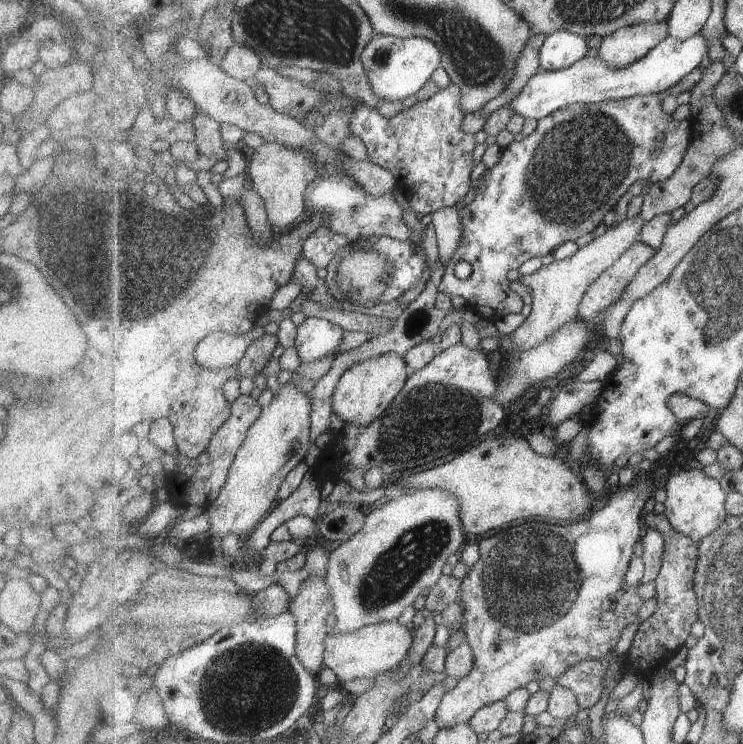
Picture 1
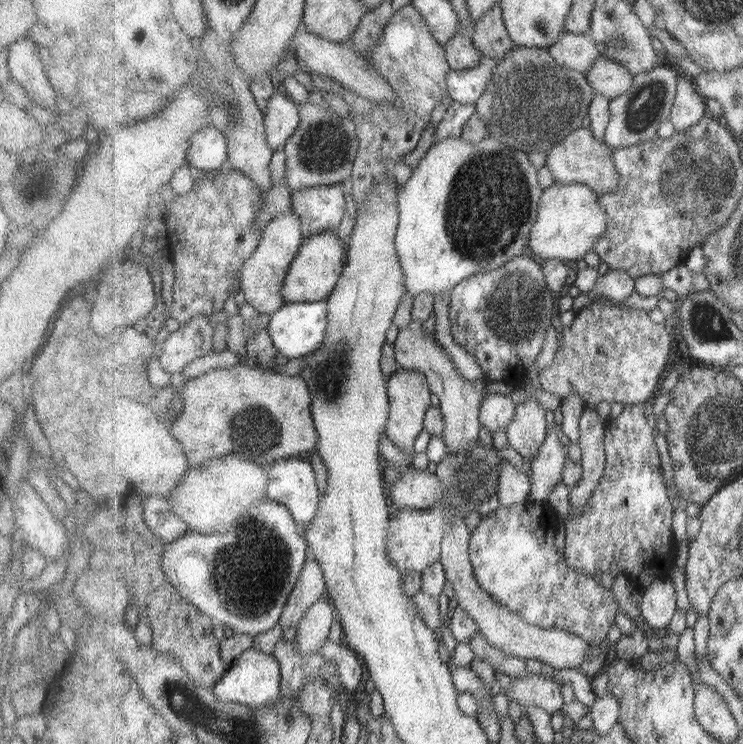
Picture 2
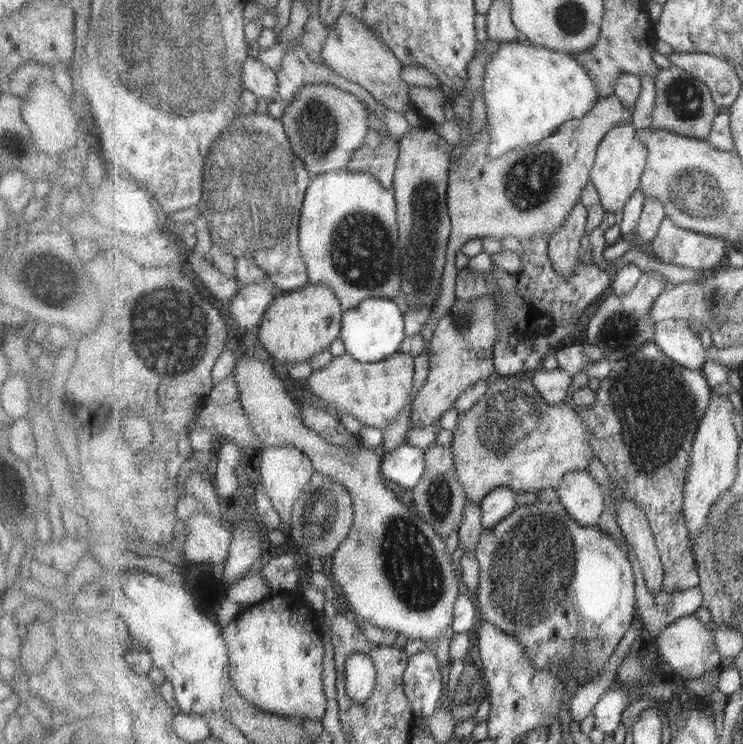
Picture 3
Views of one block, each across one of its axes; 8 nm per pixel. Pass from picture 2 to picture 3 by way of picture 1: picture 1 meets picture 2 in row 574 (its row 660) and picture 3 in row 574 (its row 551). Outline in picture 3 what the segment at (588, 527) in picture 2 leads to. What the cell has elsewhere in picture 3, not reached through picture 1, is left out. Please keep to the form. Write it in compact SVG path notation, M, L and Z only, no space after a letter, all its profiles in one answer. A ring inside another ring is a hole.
M649 342L635 355L623 360L612 361L611 374L602 380L596 390L596 404L579 407L575 410L589 427L589 442L593 445L595 456L604 464L611 480L623 488L633 502L637 502L646 512L656 545L664 564L663 590L683 592L700 586L701 571L693 552L693 542L687 528L687 518L683 514L685 483L691 461L691 449L702 419L711 405L712 386L702 369L691 370L666 356L663 350Z

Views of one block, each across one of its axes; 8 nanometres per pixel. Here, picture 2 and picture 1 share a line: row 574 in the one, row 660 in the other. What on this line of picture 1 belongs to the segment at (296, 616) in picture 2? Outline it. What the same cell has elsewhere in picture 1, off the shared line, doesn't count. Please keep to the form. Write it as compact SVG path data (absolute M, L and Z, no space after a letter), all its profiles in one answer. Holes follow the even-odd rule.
M310 576L301 587L299 596L291 600L288 610L297 617L298 620L298 644L296 652L299 660L313 673L315 676L323 670L324 658L326 657L326 638L331 629L325 625L327 616L334 612L334 602L331 591L326 583L326 579L316 576Z

